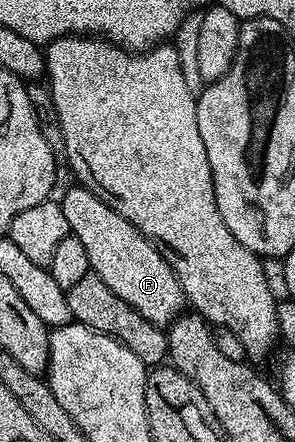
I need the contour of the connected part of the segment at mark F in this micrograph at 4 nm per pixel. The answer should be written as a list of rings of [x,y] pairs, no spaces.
[[[84,186],[69,188],[65,192],[65,197],[60,197],[59,203],[63,210],[63,218],[67,218],[67,226],[71,235],[79,238],[83,246],[87,249],[87,258],[92,275],[103,278],[107,286],[127,306],[131,306],[147,322],[158,326],[168,326],[182,315],[187,301],[185,291],[181,288],[181,283],[176,274],[171,270],[171,266],[159,254],[159,250],[123,214],[111,210],[107,202],[100,200],[91,190]]]

